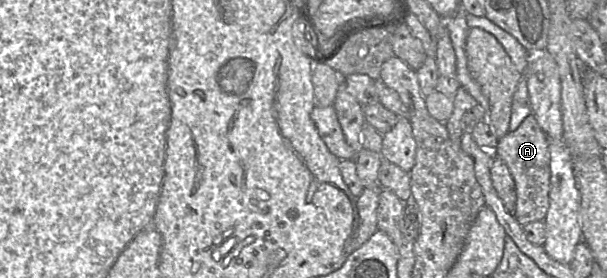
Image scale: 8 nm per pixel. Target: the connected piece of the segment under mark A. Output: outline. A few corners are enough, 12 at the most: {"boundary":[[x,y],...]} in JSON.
{"boundary":[[529,115],[492,152],[506,163],[521,225],[544,221],[549,139]]}

